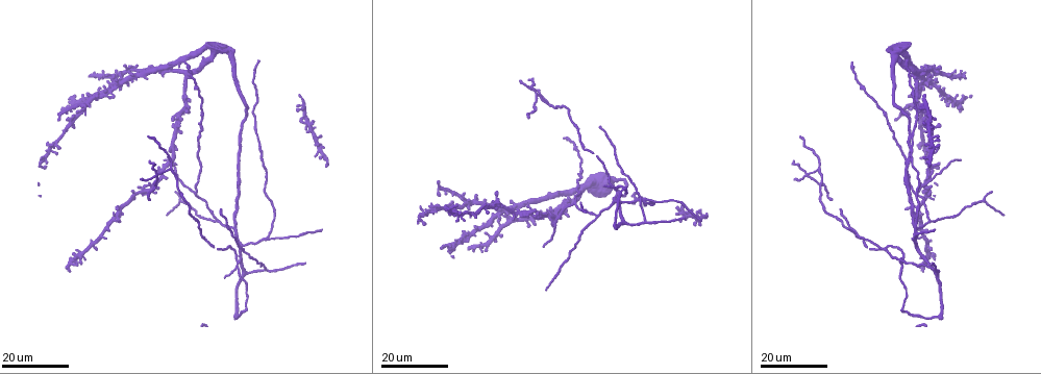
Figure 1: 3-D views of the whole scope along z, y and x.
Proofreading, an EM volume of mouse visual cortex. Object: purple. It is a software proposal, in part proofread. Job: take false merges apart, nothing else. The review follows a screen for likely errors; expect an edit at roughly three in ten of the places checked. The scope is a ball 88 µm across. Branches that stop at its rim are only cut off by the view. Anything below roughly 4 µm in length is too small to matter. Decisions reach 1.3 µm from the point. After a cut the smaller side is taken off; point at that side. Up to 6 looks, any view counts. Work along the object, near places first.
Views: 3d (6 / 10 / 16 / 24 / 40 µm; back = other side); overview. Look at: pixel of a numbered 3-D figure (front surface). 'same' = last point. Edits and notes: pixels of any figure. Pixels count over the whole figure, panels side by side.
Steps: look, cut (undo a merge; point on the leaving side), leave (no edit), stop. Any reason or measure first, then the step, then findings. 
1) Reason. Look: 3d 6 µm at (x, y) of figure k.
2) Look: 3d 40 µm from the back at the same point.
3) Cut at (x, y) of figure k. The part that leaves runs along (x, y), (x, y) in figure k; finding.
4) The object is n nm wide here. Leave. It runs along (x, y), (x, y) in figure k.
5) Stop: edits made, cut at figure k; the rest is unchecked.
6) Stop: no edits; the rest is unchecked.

A fork. Look: 3d 24 µm at (596, 215) of figure 1.

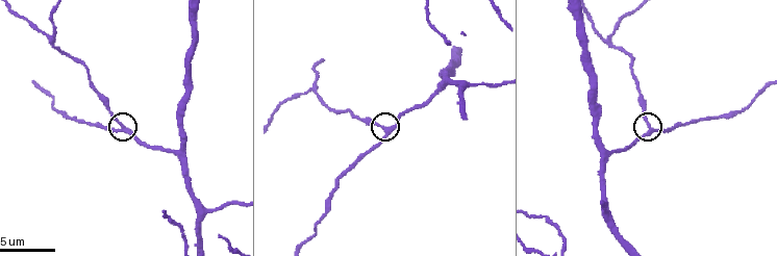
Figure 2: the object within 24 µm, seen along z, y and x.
Look: 3d 6 µm at (651, 128) of figure 2.

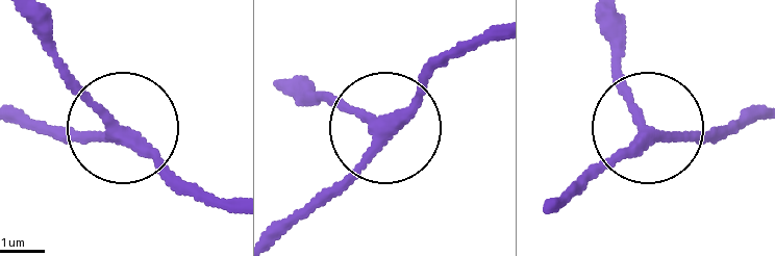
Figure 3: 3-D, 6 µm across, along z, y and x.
The object is 240 nm wide here. Leave. It runs along (226, 208), (193, 197), (122, 130), (40, 130) in figure 3; one neuron here.

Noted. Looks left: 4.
Look: 3d 10 µm at (611, 150) of figure 2.

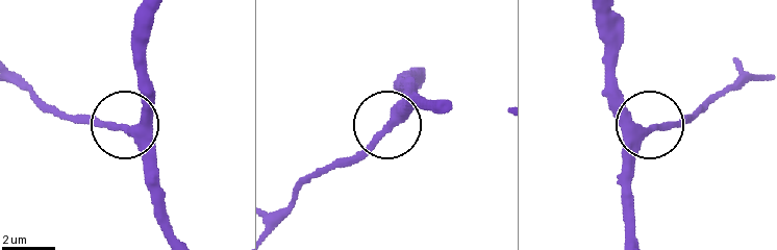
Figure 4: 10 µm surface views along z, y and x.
Leave. It runs along (601, 13), (615, 100), (648, 127), (693, 120) in figure 4; continuous, no second neuron.

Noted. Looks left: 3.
Arms part here. Look: 3d 16 µm at (264, 271) of figure 1.

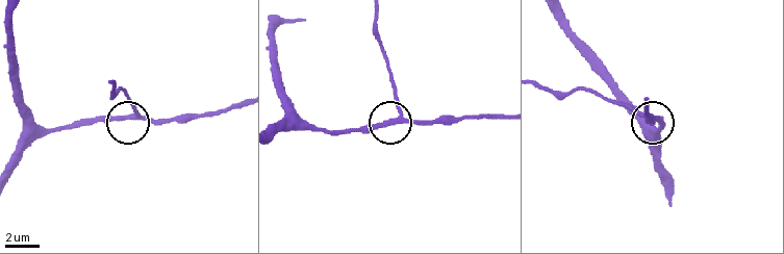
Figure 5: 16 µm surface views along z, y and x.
Closer look. Look: 3d 10 µm at (399, 112) of figure 5.

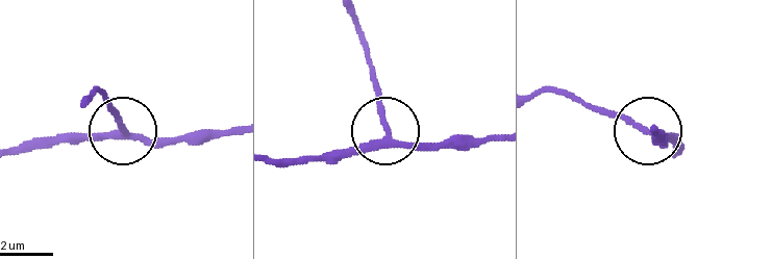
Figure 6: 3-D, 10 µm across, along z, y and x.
The side arm is 13 µm long. Leave. It runs along (8, 152), (123, 134), (207, 139) in figure 6; all the same neuron.

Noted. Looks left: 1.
Stop: no edits; the rest is unchecked.

